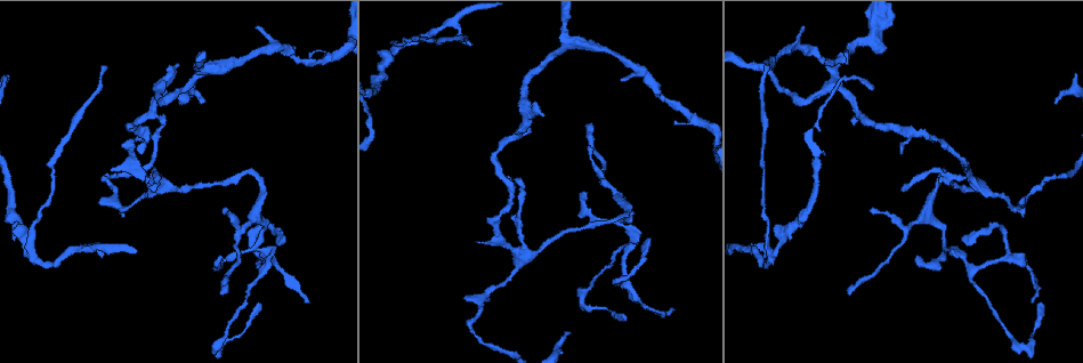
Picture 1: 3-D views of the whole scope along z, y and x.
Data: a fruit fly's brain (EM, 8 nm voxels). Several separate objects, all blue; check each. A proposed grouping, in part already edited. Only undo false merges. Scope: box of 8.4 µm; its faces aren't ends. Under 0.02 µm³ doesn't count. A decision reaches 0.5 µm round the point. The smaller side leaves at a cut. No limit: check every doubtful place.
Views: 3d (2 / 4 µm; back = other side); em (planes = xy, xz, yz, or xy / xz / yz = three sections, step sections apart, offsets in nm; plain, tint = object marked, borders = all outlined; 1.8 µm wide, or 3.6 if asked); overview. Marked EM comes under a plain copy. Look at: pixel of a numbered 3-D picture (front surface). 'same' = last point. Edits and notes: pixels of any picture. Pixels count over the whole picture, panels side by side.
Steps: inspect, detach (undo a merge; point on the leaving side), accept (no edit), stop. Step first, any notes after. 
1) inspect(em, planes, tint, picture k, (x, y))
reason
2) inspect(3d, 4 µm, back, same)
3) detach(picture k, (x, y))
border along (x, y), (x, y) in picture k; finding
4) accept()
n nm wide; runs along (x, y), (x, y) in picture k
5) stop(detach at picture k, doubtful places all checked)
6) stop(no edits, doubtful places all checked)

inspect(em, 3.6 µm, planes, tint, picture 1, (528, 113))
abrupt turn

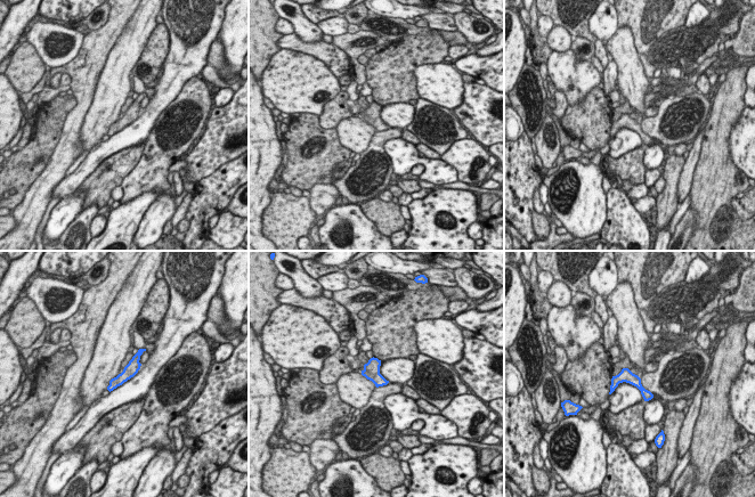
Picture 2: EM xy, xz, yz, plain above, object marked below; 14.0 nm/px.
accept()
runs along (137, 357), (134, 366), (112, 385) in picture 2; continuous, no second cell

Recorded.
inspect(em, planes, tint, picture 1, (976, 185))
narrows sharply

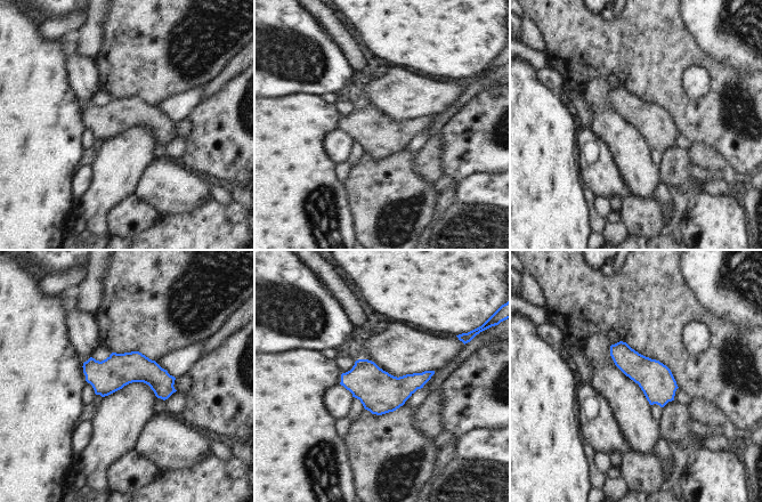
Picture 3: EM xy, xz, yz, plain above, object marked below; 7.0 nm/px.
accept()
runs along (86, 365), (145, 370), (171, 389) in picture 3; one cell here

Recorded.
inspect(em, 3.6 µm, xy, step 16, tint, picture 1, (32, 250))
small branch off a trunk

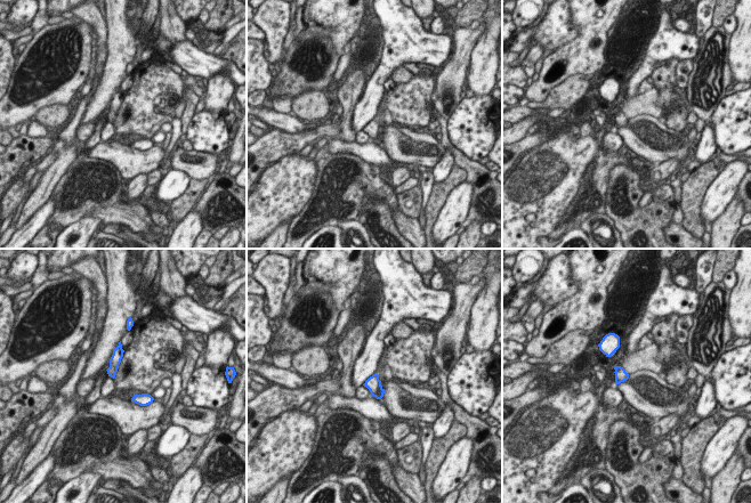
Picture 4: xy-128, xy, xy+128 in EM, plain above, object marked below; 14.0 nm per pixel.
accept()
one cell here

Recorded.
stop(no edits, doubtful places all checked)

